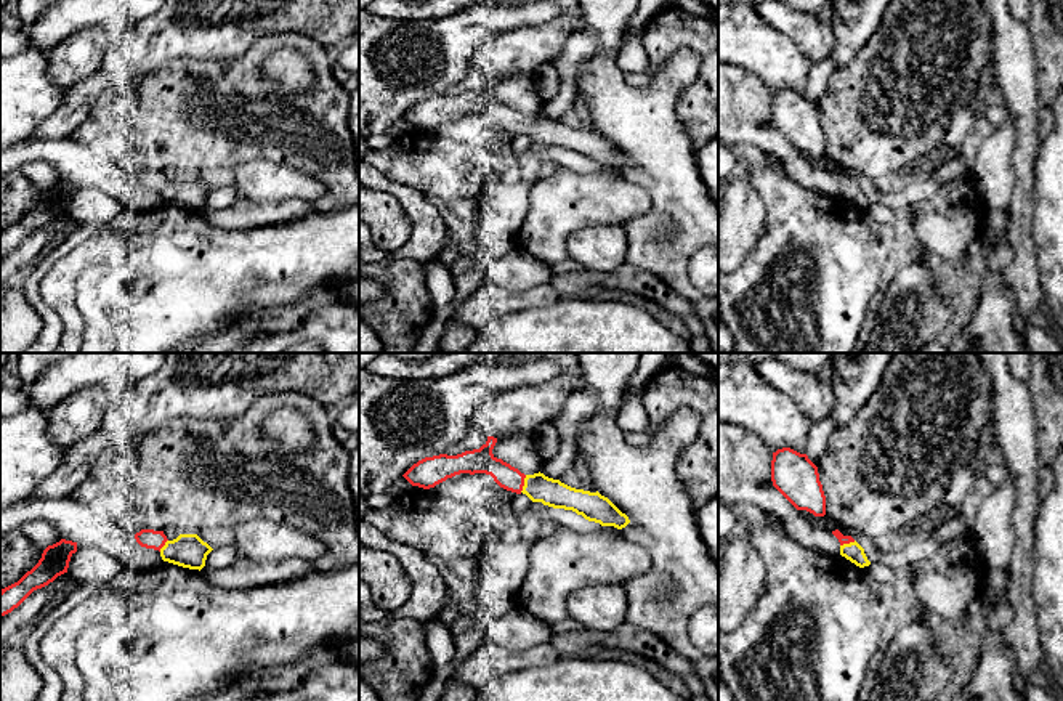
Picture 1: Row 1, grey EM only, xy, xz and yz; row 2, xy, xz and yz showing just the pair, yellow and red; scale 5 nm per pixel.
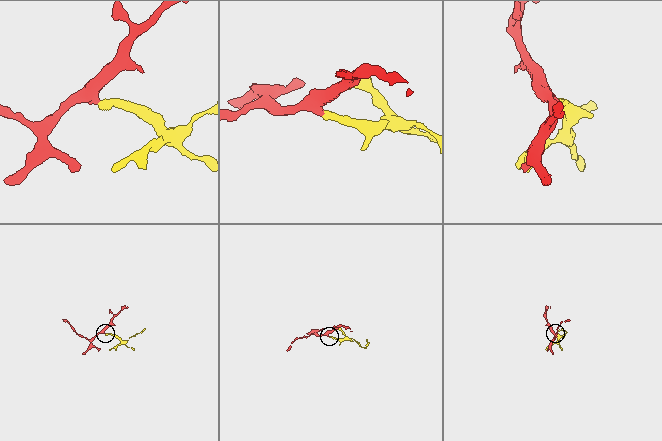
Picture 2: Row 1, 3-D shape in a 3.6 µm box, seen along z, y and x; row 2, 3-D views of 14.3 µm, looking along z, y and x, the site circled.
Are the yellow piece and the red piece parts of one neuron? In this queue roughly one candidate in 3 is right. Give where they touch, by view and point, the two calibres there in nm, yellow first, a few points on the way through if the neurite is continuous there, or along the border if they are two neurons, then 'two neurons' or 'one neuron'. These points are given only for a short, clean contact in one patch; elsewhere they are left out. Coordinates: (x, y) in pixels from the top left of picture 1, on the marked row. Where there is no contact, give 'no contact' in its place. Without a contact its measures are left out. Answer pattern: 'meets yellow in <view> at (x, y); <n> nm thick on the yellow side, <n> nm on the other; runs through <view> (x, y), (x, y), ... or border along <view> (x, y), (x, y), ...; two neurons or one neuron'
meets yellow in xz at (525, 483); 140 nm thick on the yellow side, 130 nm on the other; runs through xz (539, 488), (525, 483), (481, 461); one neuron

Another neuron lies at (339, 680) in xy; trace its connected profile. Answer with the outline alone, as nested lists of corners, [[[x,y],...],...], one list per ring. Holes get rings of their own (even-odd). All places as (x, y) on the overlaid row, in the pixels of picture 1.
[[[333,659],[311,671],[285,693],[266,693],[244,701],[359,701],[359,664]]]

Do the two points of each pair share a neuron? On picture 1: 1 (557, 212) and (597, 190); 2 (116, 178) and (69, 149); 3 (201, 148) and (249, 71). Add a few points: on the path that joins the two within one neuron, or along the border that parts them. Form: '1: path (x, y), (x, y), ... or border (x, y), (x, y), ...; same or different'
1: path (566, 202), (587, 196); same
2: path (105, 178), (97, 177), (80, 161); same
3: path (220, 129), (231, 114), (233, 90); same

